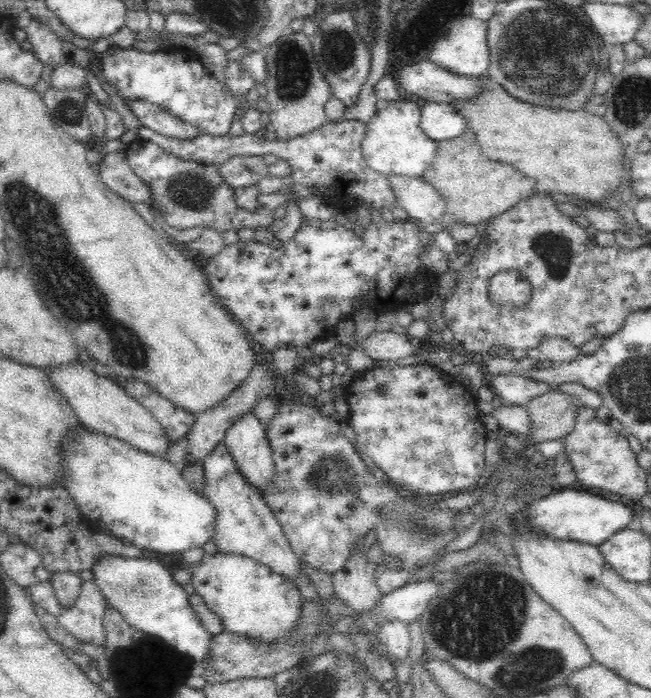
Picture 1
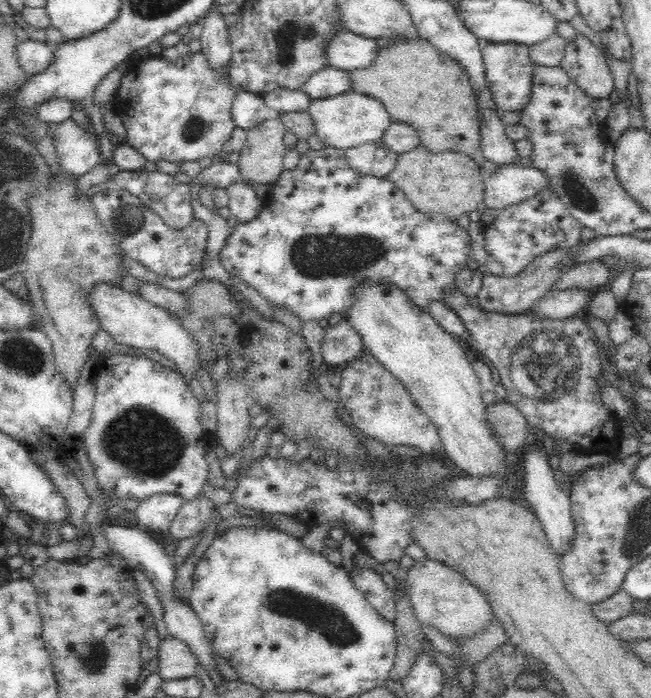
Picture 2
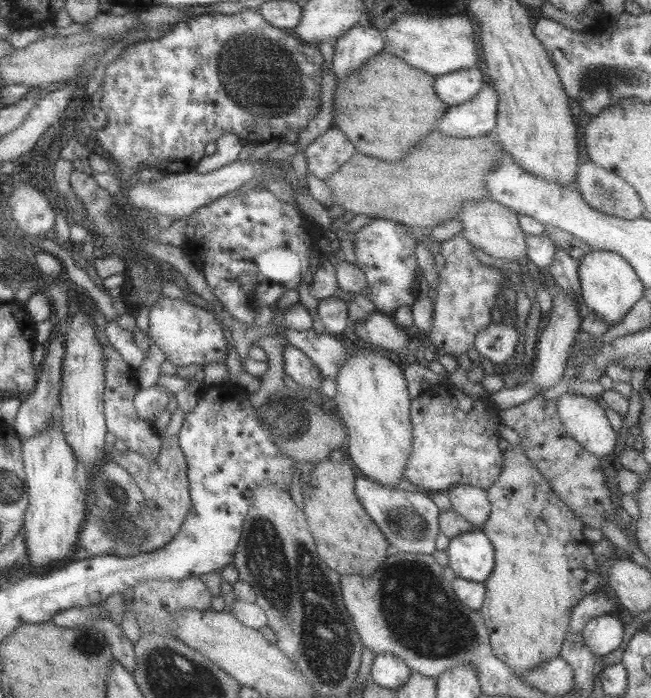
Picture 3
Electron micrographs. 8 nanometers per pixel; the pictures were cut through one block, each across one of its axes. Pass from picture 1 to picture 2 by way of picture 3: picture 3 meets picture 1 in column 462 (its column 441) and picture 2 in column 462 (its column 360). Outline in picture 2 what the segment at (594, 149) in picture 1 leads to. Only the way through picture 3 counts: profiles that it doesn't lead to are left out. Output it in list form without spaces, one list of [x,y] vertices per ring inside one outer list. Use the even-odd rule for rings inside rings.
[[[404,36],[394,40],[388,48],[378,50],[376,62],[370,68],[350,72],[350,86],[354,92],[372,96],[374,100],[378,100],[386,108],[386,112],[390,114],[390,118],[394,122],[410,124],[412,128],[416,128],[422,146],[426,146],[430,152],[434,152],[434,154],[446,152],[446,150],[460,152],[460,154],[474,158],[480,164],[480,168],[484,166],[486,158],[480,148],[480,122],[478,122],[480,110],[478,110],[476,90],[474,90],[468,74],[464,72],[464,68],[450,56],[444,56],[442,52],[438,52],[430,42],[426,42],[422,38],[406,42]]]

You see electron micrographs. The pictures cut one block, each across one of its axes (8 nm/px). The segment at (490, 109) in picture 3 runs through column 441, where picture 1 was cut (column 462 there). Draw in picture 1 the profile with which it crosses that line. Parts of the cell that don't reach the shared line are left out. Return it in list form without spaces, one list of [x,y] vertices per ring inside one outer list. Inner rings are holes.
[[[426,102],[426,106],[422,108],[420,128],[438,144],[468,132],[466,118],[456,110],[456,106],[438,102]]]

